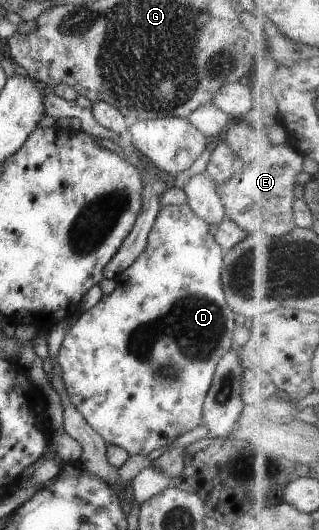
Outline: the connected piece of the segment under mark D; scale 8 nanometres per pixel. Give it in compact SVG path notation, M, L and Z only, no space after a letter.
M187 203L182 205L164 205L159 209L151 226L145 246L129 266L114 276L116 285L109 294L101 298L79 316L67 330L59 346L57 364L62 372L62 383L69 400L85 422L109 444L123 448L129 455L143 454L146 456L155 448L165 446L176 437L191 430L200 424L202 415L202 402L209 388L217 361L226 350L232 346L240 336L241 323L235 318L234 312L226 305L222 284L220 281L220 268L222 265L223 249L214 241L214 236L209 234L208 224L193 214Z

